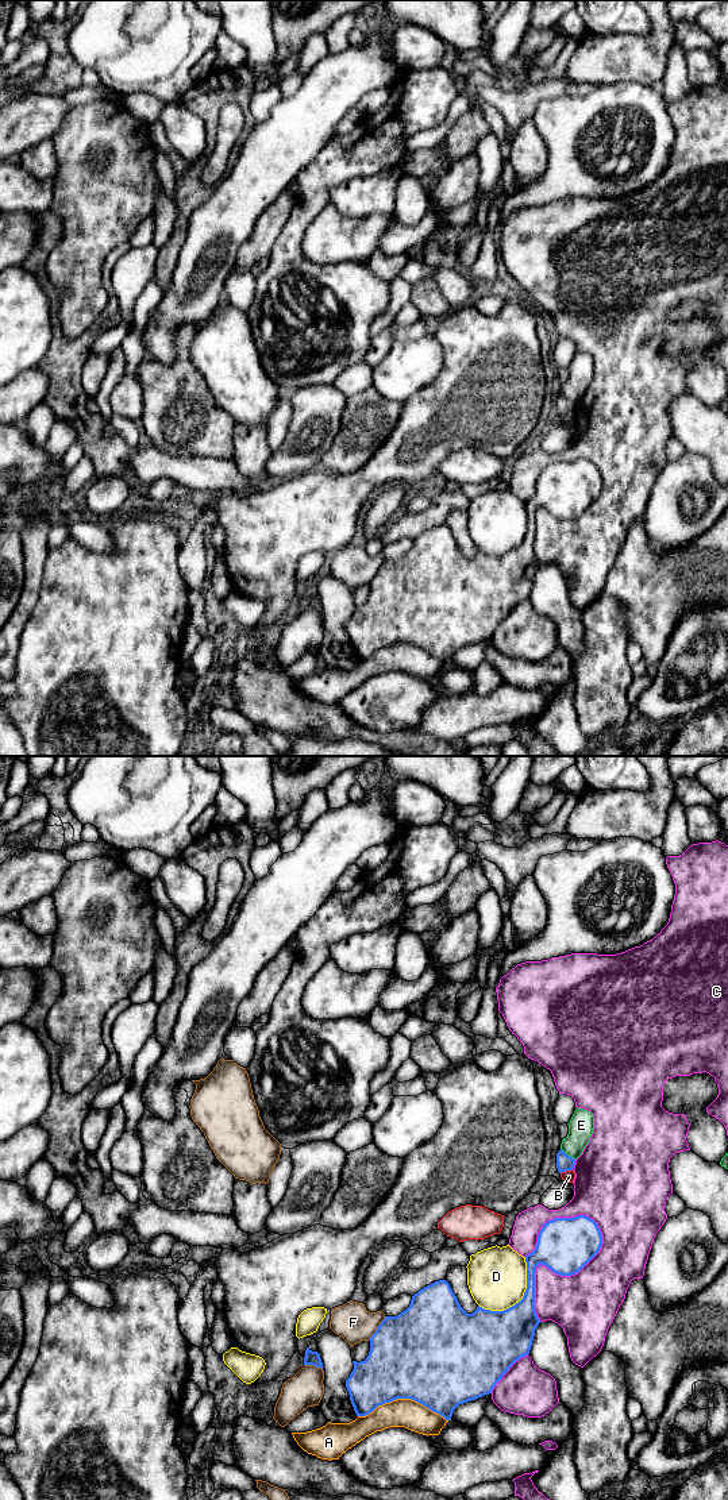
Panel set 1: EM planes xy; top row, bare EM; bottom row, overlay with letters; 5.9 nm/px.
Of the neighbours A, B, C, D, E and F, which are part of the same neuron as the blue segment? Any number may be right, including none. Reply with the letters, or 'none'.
none

